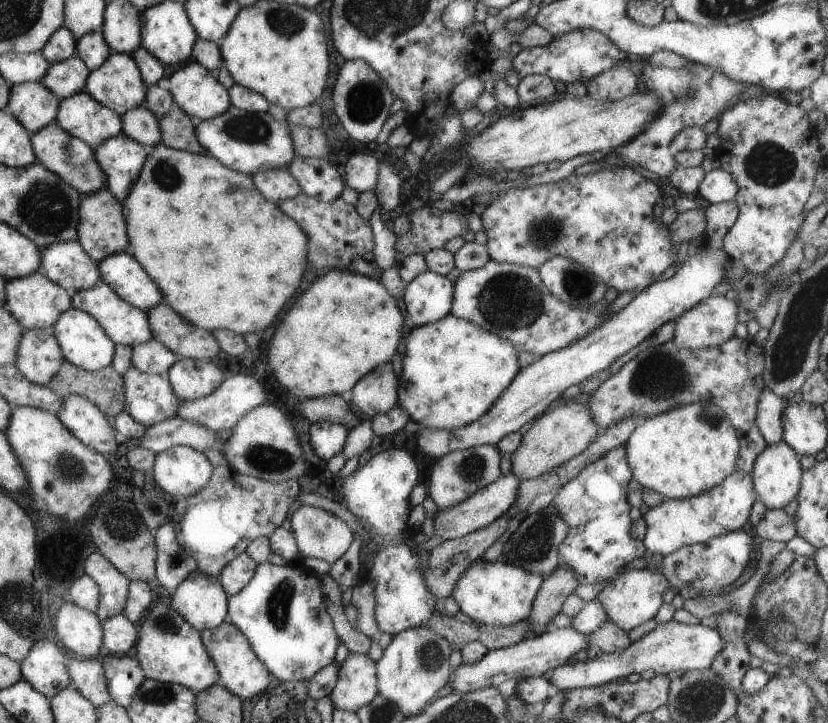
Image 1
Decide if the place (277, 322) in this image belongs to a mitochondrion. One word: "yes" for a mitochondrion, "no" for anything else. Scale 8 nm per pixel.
no

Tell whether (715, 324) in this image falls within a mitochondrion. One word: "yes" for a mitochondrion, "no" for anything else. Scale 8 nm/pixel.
no

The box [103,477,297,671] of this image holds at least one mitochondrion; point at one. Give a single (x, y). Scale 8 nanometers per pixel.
(165, 623)

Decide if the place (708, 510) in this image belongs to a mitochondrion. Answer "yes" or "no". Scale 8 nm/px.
no

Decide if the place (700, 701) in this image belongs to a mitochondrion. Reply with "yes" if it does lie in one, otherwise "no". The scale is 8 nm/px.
yes

